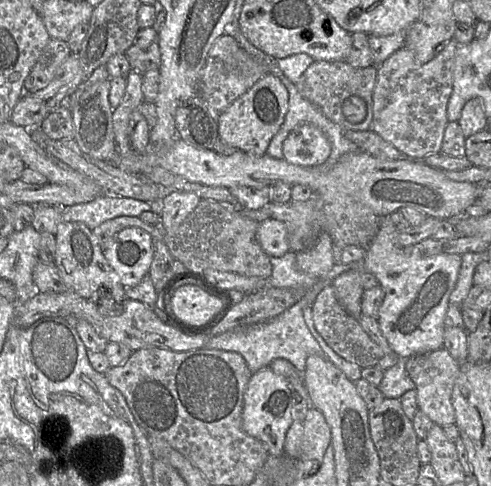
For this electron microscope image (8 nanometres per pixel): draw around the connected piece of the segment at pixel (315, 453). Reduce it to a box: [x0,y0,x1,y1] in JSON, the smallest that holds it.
[284,406,330,462]

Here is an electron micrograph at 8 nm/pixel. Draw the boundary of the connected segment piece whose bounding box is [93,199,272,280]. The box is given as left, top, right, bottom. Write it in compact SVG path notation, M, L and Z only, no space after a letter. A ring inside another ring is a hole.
M202 199L194 211L175 232L167 232L162 224L149 225L139 217L121 216L107 220L93 229L102 250L108 247L114 235L128 227L139 227L148 232L154 240L162 240L170 254L181 261L188 270L203 272L214 269L233 272L247 277L268 279L272 275L270 257L257 240L259 222L243 214L235 205L222 205L217 201Z

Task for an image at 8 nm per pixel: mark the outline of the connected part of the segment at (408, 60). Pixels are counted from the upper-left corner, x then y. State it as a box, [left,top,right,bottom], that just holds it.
[371,40,457,160]

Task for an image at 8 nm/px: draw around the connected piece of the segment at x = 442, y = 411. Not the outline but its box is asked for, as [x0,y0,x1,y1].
[406,348,459,427]

